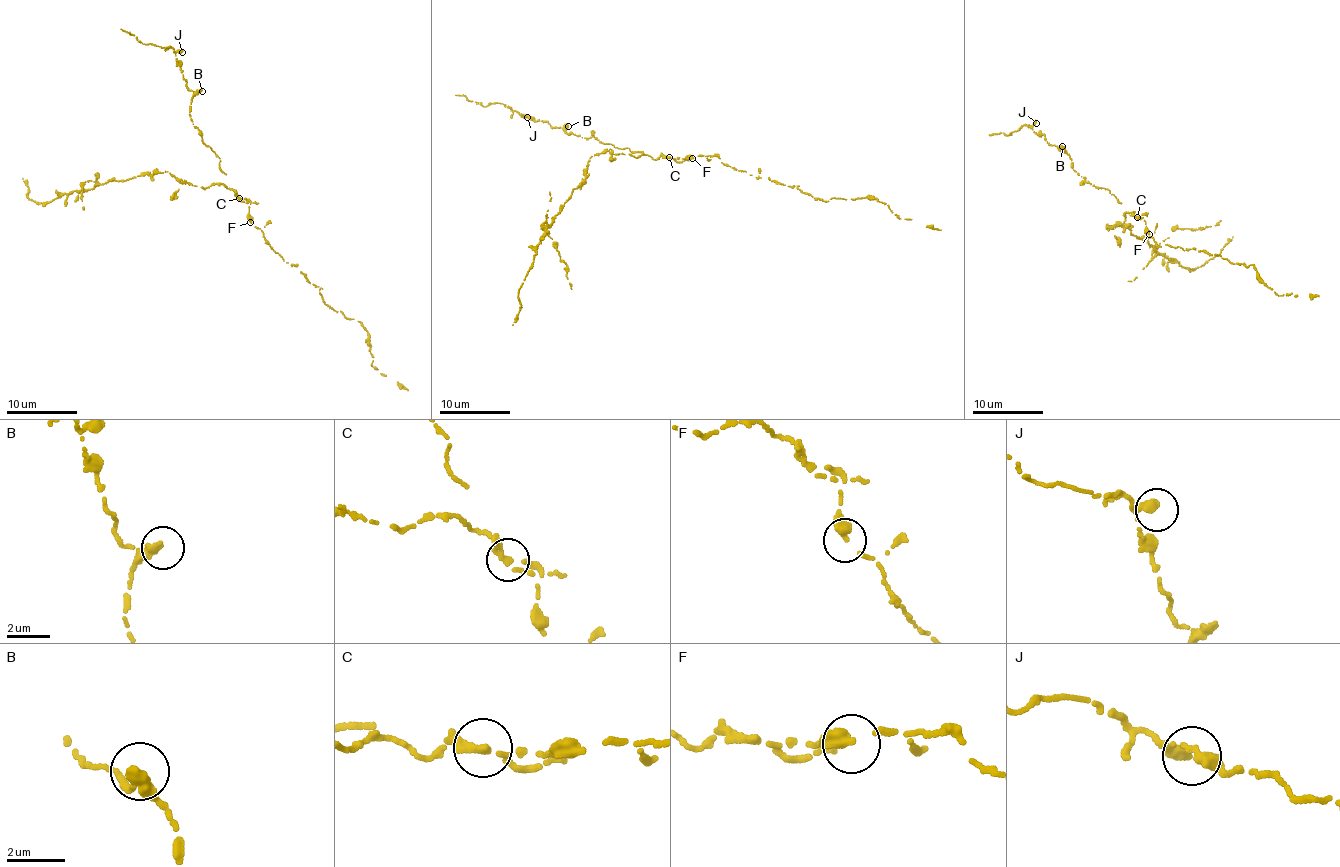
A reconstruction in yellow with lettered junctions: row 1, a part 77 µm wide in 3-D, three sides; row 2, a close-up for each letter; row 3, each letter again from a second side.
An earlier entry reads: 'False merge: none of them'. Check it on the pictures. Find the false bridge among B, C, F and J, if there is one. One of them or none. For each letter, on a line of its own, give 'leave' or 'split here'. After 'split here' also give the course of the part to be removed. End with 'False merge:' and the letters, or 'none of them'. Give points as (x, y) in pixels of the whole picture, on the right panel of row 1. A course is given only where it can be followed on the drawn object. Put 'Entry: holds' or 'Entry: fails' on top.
Entry: fails
B: leave
C: split here; foreign part runs (1137, 218), (1125, 213), (1125, 221), (1109, 230), (1107, 225), (1127, 226), (1154, 251), (1192, 269), (1232, 236)
F: leave
J: leave
False merge: C

